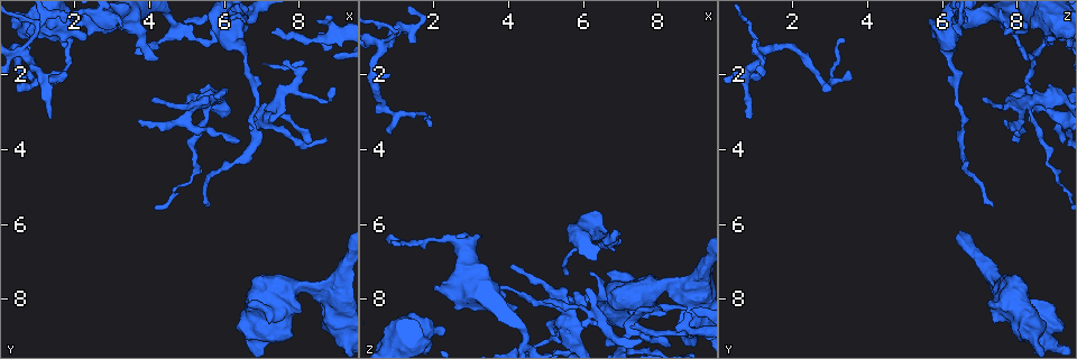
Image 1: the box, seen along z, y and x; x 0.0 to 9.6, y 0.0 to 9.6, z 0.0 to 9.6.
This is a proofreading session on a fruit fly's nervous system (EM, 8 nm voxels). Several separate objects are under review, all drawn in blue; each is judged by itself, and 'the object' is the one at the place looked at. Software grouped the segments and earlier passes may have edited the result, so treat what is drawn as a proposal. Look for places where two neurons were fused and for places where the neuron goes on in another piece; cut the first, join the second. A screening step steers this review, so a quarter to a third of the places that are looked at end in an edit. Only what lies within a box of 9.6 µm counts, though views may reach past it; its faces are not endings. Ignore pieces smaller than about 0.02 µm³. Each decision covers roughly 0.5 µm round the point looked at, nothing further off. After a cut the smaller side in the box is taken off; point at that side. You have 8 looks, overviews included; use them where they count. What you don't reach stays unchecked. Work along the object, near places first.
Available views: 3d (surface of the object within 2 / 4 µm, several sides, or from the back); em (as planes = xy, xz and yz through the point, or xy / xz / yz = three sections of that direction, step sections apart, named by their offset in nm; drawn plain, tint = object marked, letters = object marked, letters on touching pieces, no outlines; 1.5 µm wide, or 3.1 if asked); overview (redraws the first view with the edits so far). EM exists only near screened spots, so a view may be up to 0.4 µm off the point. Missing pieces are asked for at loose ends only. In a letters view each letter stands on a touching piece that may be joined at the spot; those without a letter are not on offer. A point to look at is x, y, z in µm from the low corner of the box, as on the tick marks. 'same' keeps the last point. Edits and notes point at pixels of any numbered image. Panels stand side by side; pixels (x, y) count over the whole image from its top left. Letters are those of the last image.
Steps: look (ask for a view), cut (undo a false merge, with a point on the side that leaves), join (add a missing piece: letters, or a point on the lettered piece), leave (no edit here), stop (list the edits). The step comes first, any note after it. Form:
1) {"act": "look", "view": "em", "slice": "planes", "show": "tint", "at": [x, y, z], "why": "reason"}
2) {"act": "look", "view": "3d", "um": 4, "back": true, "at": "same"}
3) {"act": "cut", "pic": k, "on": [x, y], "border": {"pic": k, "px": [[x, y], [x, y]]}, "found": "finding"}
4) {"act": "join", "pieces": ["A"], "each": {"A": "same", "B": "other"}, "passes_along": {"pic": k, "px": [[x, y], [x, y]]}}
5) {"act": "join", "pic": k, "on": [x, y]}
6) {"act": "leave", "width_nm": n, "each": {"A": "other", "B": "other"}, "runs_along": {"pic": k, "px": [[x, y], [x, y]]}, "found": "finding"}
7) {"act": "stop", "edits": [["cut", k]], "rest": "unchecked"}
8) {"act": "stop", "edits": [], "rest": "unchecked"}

{"act": "look", "view": "3d", "um": 4, "back": true, "at": [8.75, 2.70, 8.25], "why": "free end"}

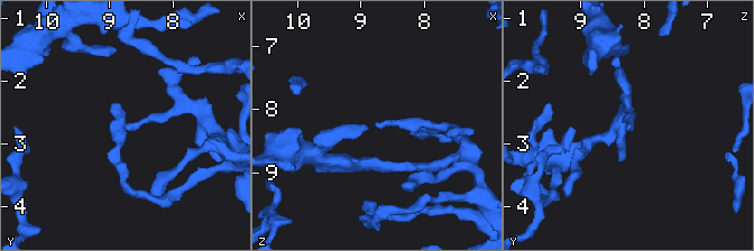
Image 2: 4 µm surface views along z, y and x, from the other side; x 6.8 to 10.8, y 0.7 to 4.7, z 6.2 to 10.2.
{"act": "look", "view": "em", "slice": "xz", "step": 8, "show": "letters", "at": [8.75, 2.80, 8.20], "why": "need the tissue"}

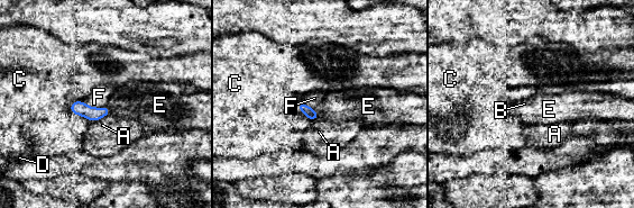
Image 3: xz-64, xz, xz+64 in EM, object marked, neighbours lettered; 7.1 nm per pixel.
{"act": "look", "view": "em", "slice": "planes", "show": "letters", "at": "same", "why": "cut it another way"}

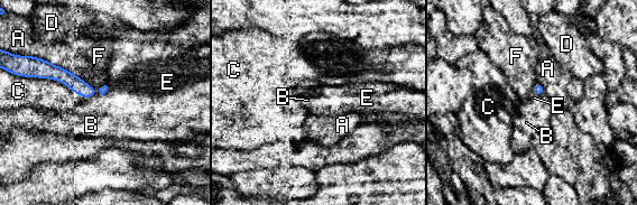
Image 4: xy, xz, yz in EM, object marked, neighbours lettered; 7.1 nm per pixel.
{"act": "leave", "each": {"A": "other", "B": "other", "C": "other", "D": "other", "E": "other", "F": "other"}, "runs_along": {"pic": 4, "px": [[42, 74], [102, 90]]}, "found": "no lettered piece goes on from it"}

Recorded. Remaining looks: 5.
{"act": "look", "view": "3d", "um": 4, "at": [7.15, 8.55, 7.35], "why": "free end"}

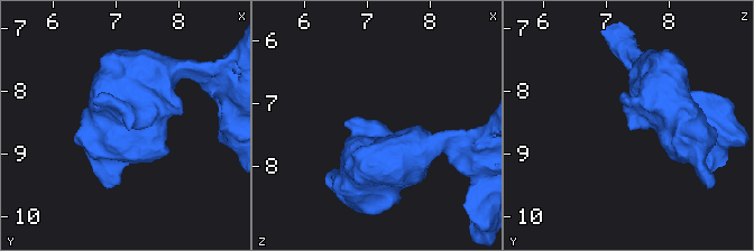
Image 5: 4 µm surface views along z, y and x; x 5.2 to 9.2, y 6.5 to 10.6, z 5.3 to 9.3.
{"act": "look", "view": "em", "slice": "planes", "show": "letters", "at": [7.15, 8.55, 7.35]}

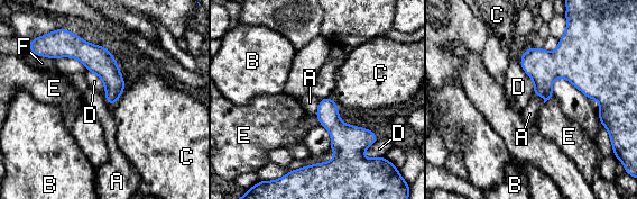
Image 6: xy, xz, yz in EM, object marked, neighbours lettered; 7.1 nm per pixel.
{"act": "leave", "longest_contact_nm": ["D", 320], "each": {"A": "other", "B": "other", "C": "other", "D": "other", "E": "other", "F": "other"}, "found": "no lettered piece goes on from it"}

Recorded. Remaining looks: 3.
{"act": "look", "view": "3d", "um": 2, "at": [1.40, 3.25, 0.90], "why": "free end"}

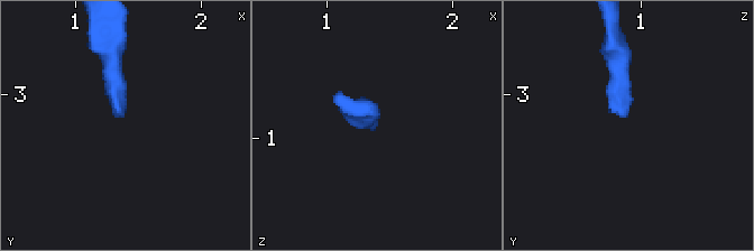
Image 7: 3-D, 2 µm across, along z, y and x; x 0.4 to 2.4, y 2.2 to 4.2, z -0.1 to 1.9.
{"act": "look", "view": "em", "slice": "xy", "step": 8, "show": "tint", "at": [1.38, 3.18, 0.90]}

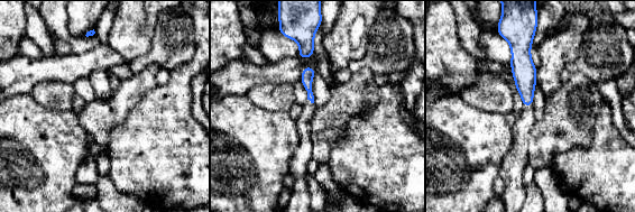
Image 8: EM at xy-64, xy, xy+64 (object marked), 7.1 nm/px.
{"act": "look", "view": "em", "slice": "planes", "show": "letters", "at": "same"}

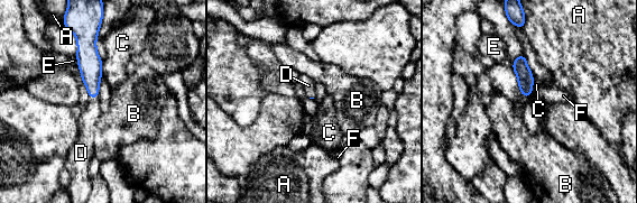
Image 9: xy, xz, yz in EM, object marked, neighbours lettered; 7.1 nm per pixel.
{"act": "join", "pieces": ["D"], "each": {"A": "other", "B": "other", "C": "other", "D": "same", "E": "other", "F": "other"}, "passes_along": {"pic": 9, "px": [[90, 64], [93, 98], [90, 114]]}, "found": "it goes on there"}

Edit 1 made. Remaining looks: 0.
{"act": "stop", "edits": [["join", 9]], "rest": "unchecked"}

